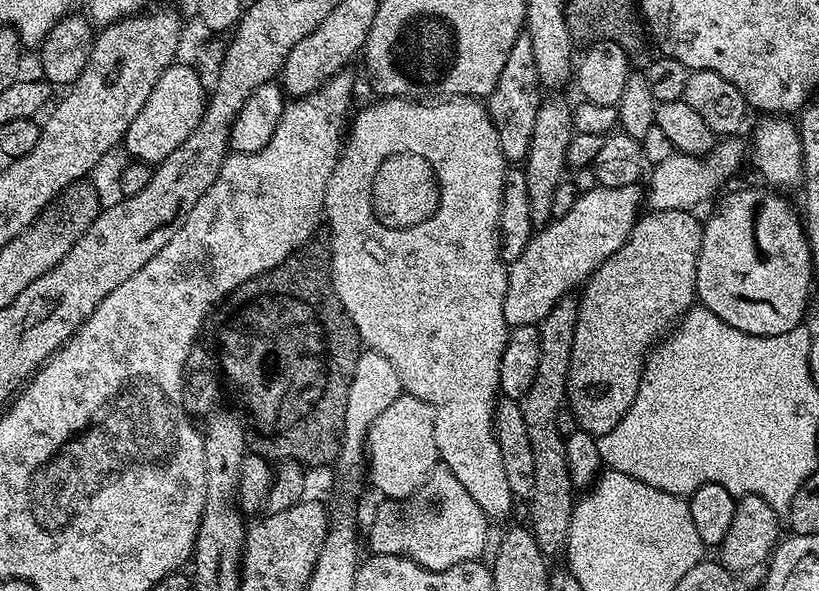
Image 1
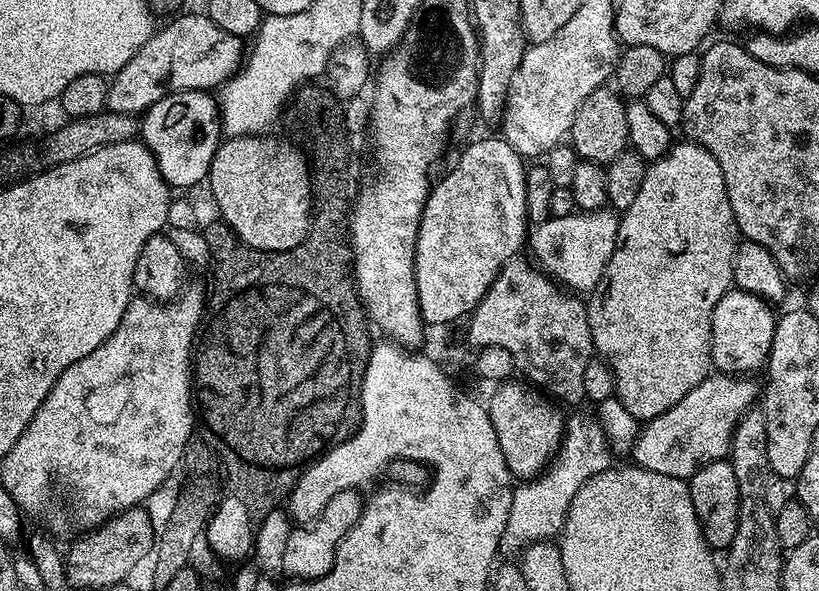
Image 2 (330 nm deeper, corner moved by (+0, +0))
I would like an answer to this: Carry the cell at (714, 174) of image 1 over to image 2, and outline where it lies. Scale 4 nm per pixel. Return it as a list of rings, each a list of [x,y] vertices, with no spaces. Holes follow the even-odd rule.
[[[576,210],[571,216],[551,217],[535,225],[526,237],[526,244],[529,249],[532,247],[531,259],[557,284],[576,294],[588,294],[598,286],[606,262],[614,254],[619,225],[615,211]]]

